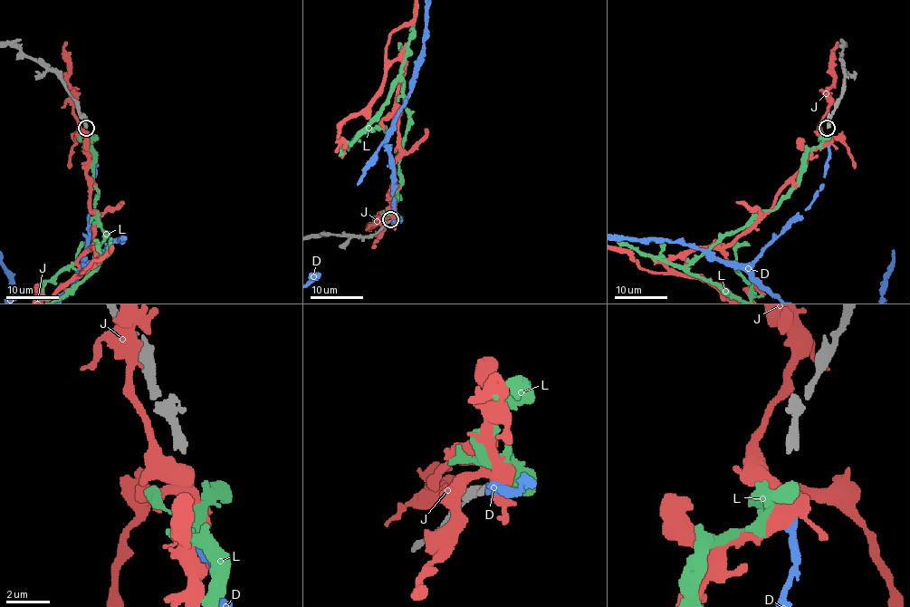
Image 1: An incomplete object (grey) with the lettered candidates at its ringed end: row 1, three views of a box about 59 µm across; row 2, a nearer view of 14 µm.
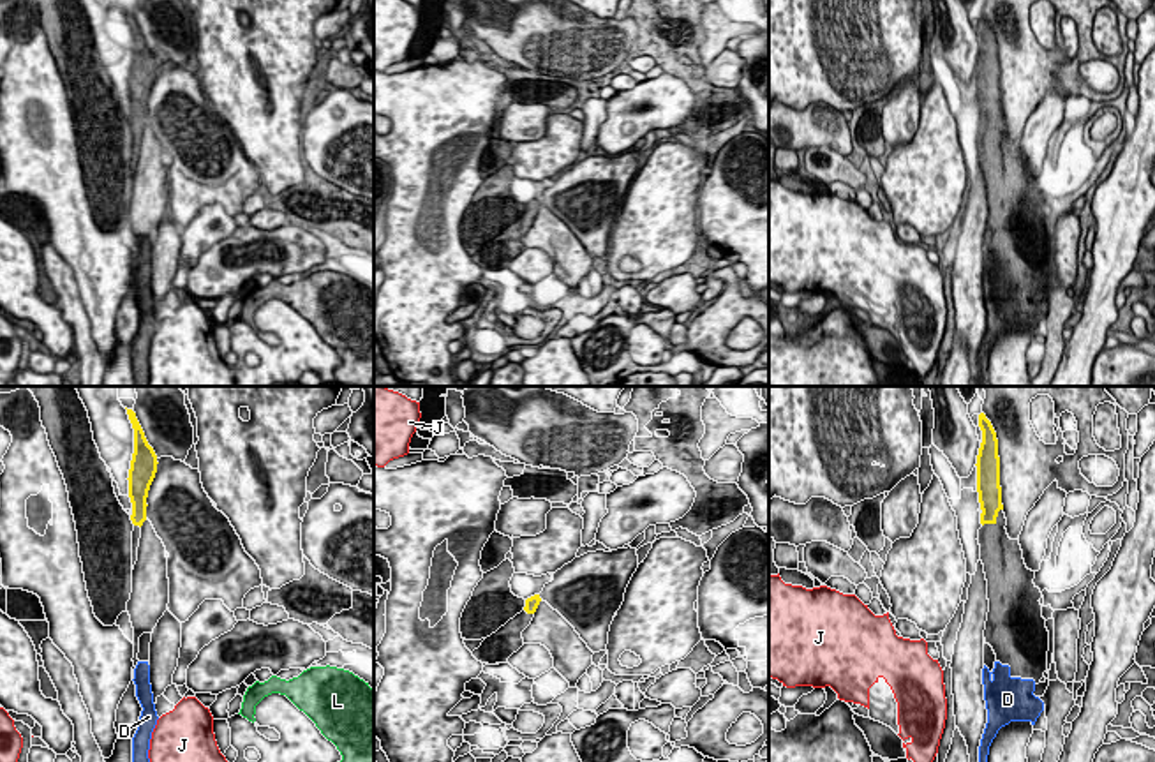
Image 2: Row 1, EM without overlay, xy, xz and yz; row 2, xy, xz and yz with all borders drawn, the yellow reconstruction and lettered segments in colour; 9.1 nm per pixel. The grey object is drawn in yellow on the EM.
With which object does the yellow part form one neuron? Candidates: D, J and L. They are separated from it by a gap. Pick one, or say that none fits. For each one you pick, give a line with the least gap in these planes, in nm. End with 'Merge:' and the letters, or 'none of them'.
D: 1250 nm apart
Merge: D

